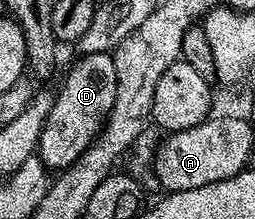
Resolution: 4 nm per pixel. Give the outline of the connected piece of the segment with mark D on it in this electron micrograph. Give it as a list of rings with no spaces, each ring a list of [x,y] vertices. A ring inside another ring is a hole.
[[[83,54],[77,59],[79,62],[66,74],[62,87],[57,87],[52,104],[52,112],[46,117],[42,125],[42,135],[38,141],[36,151],[43,164],[51,171],[61,172],[73,165],[84,153],[94,139],[102,132],[106,119],[112,112],[112,104],[116,104],[116,64],[110,54]]]

